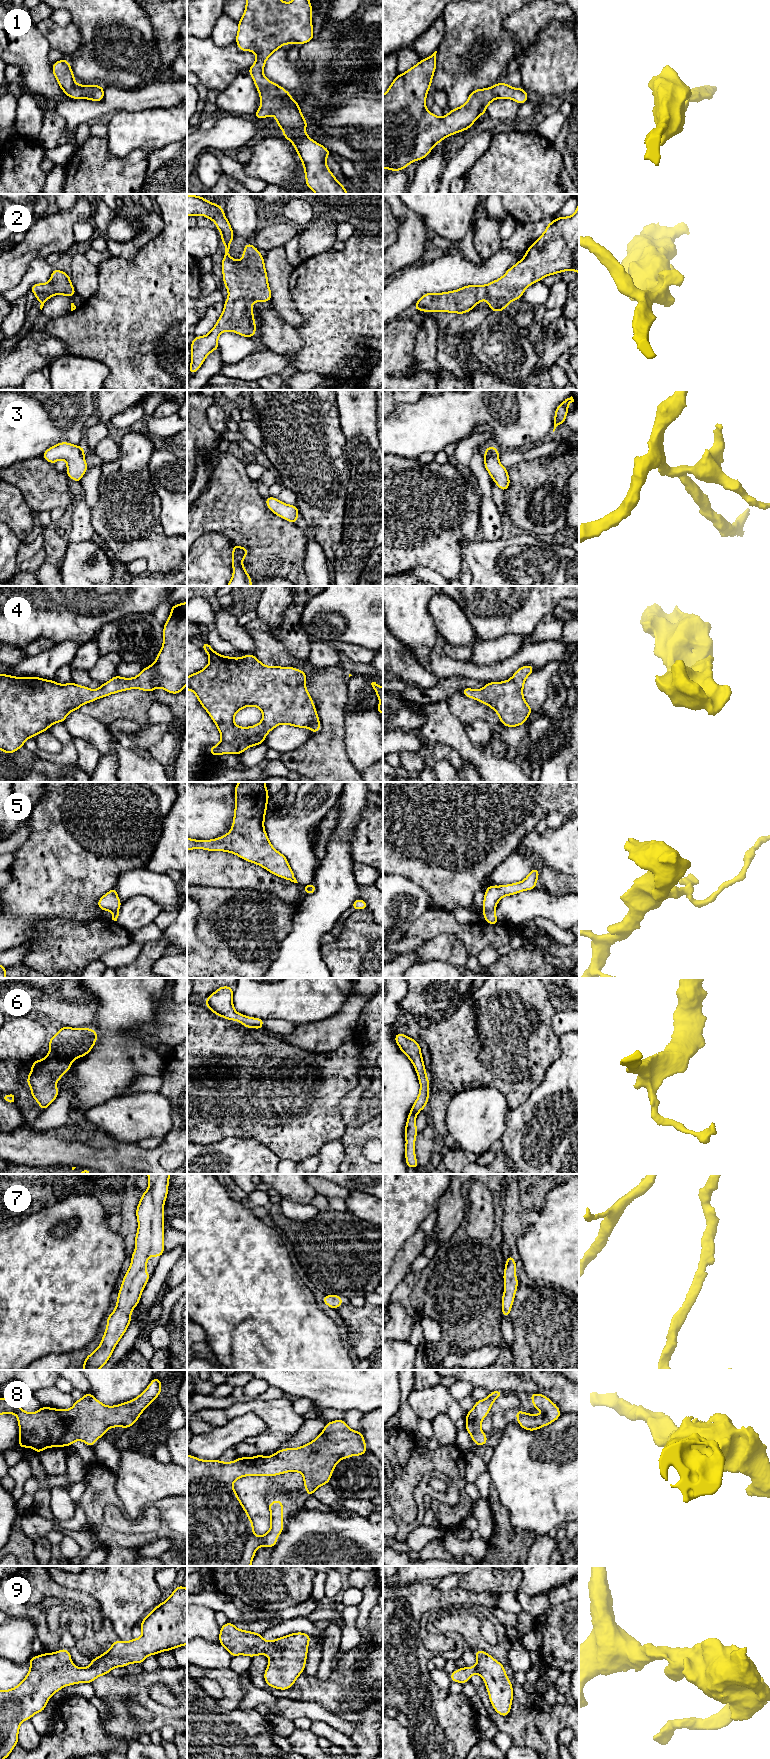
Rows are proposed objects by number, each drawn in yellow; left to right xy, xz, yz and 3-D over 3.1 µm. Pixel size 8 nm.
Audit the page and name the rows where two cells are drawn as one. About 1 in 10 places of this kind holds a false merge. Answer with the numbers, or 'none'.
5

